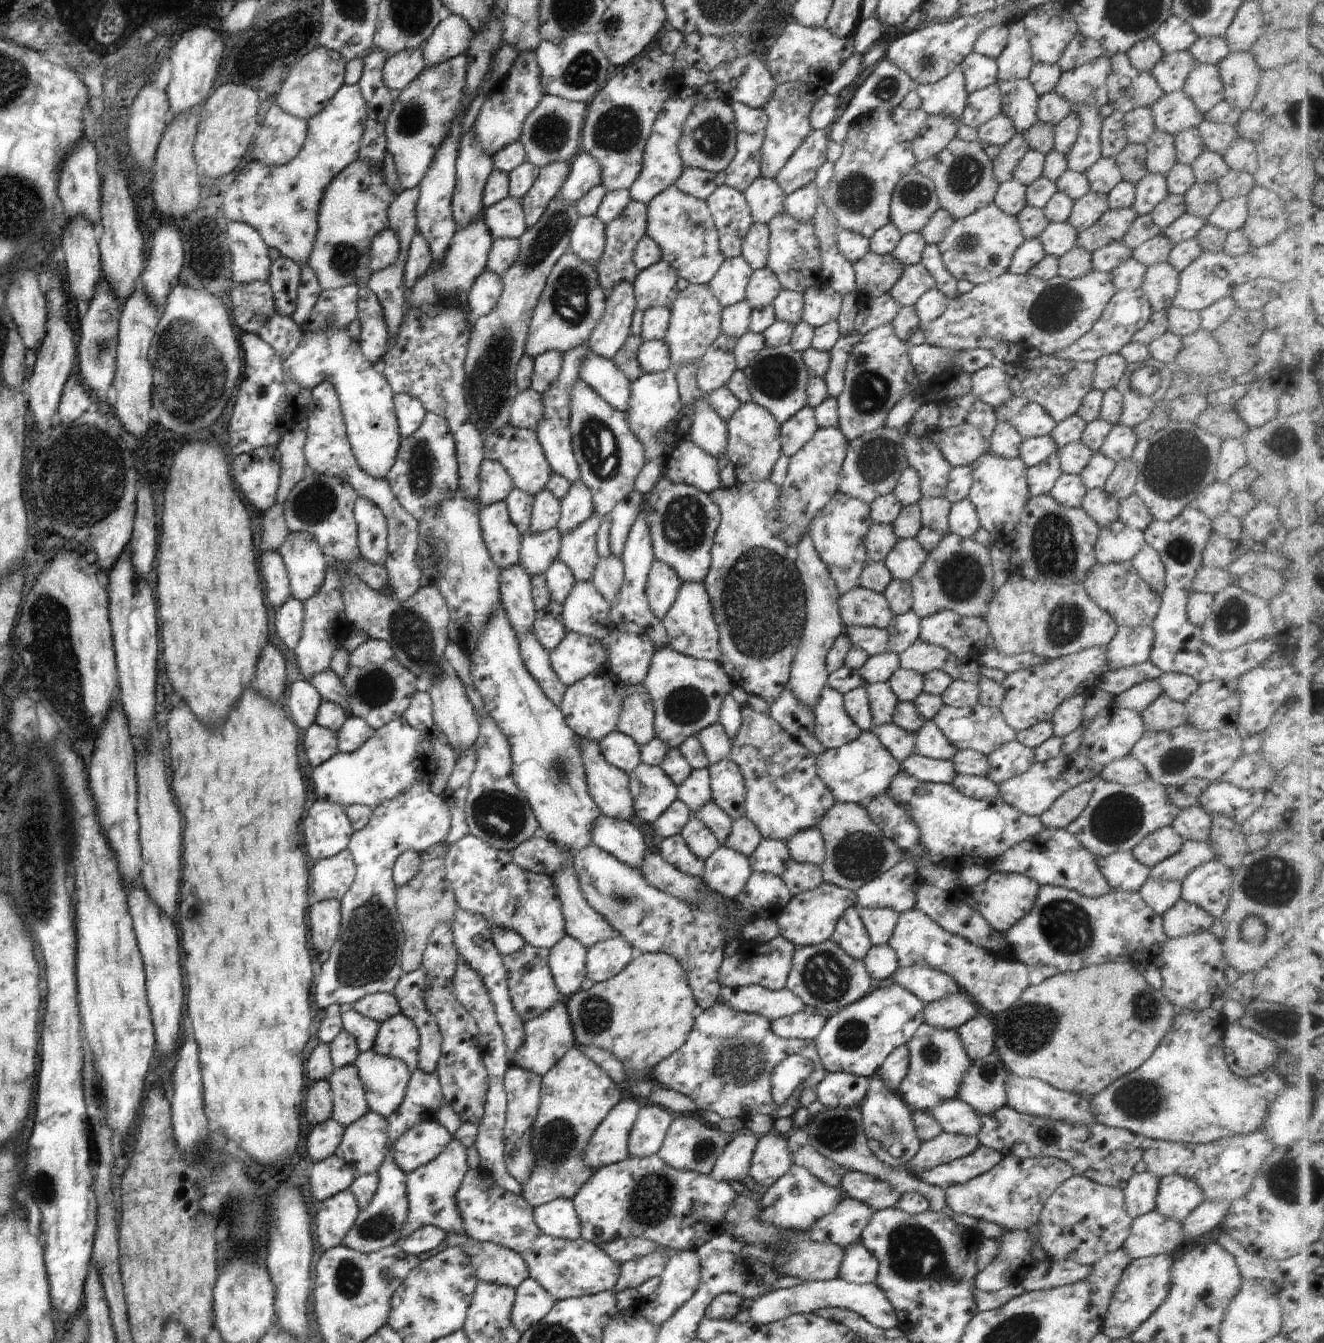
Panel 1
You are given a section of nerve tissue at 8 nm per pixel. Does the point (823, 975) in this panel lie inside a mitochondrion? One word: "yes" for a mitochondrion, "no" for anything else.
yes

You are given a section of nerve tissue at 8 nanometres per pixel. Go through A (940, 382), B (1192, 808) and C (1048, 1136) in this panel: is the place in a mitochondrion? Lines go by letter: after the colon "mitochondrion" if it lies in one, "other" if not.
A: other
B: other
C: mitochondrion

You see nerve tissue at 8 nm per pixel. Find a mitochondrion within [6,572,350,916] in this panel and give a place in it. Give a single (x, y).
(47, 621)

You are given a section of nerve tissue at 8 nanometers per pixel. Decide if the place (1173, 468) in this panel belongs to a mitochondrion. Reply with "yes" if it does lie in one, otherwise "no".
yes

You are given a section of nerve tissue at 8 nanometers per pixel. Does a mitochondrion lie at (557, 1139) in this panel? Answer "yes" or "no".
yes

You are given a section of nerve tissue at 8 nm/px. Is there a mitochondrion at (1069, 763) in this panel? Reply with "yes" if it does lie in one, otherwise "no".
no

